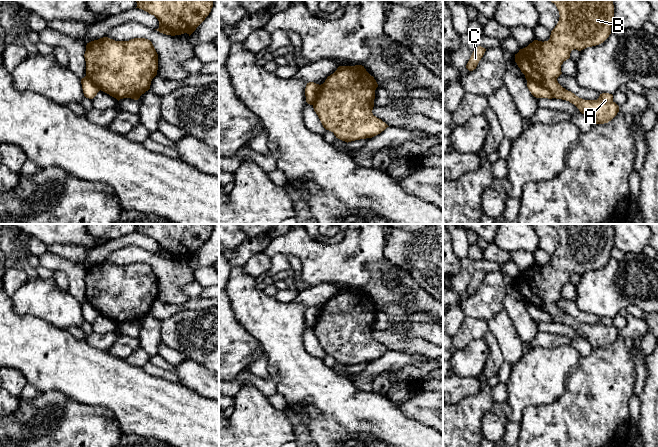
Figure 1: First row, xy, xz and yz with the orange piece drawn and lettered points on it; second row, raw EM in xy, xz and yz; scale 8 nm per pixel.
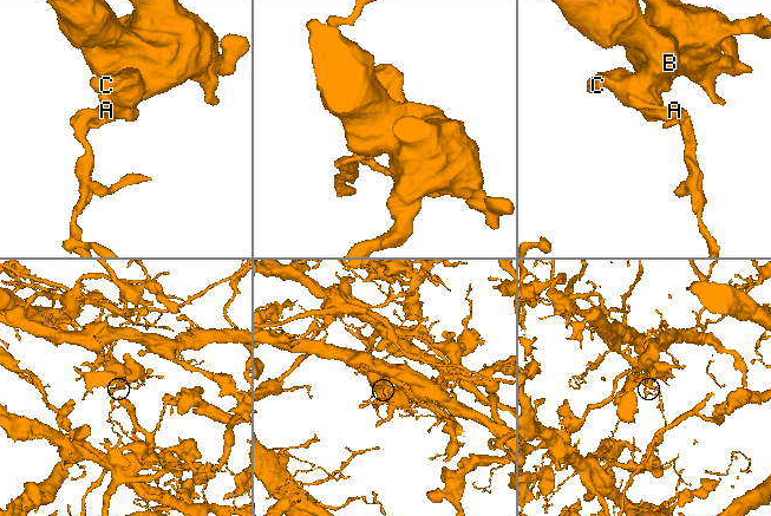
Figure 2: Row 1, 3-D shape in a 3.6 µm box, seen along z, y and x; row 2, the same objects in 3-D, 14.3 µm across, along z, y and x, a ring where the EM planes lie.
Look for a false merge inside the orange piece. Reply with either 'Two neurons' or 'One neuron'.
Two neurons

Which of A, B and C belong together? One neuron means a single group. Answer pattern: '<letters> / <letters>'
A / B C

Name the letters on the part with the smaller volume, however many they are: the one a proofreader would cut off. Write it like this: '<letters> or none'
A

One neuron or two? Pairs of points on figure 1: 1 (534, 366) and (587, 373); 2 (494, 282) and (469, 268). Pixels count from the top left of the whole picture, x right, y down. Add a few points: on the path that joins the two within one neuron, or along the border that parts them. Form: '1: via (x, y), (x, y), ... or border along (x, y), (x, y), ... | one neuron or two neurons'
1: border along (580, 357), (570, 370), (562, 393) | two neurons
2: border along (499, 271), (490, 271), (486, 274) | two neurons

